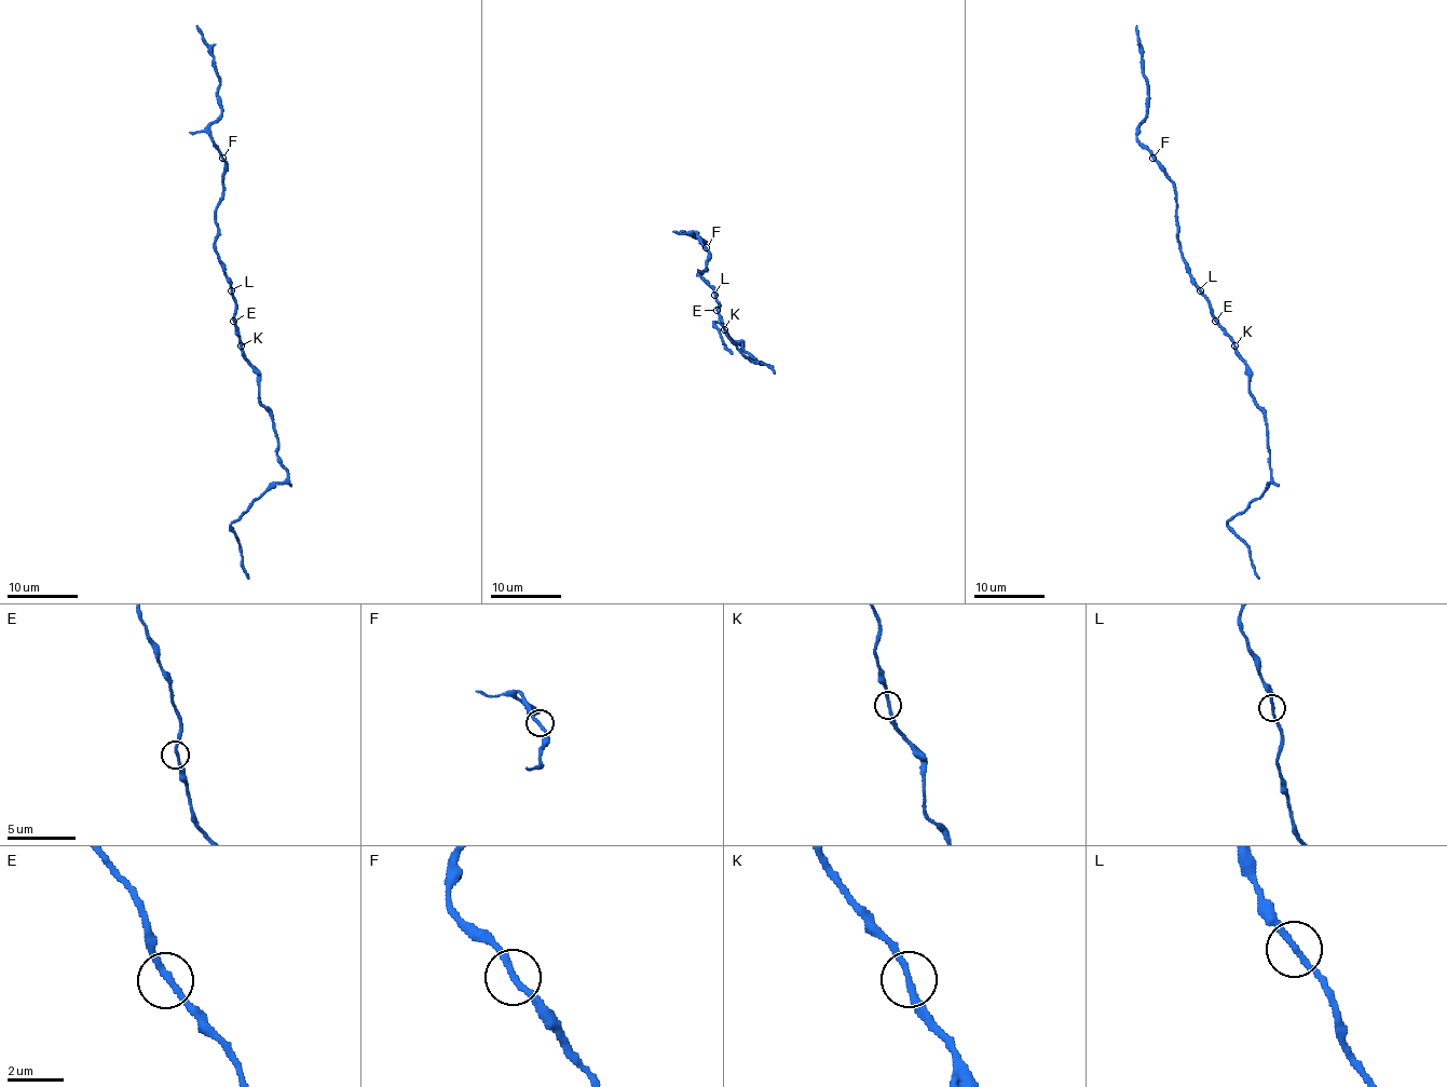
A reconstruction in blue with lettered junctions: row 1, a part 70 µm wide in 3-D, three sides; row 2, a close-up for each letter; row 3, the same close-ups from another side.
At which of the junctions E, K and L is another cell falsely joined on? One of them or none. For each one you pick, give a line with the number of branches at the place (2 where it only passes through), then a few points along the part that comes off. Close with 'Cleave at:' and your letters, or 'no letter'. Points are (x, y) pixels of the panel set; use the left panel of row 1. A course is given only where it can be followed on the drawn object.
Cleave at: no letter

